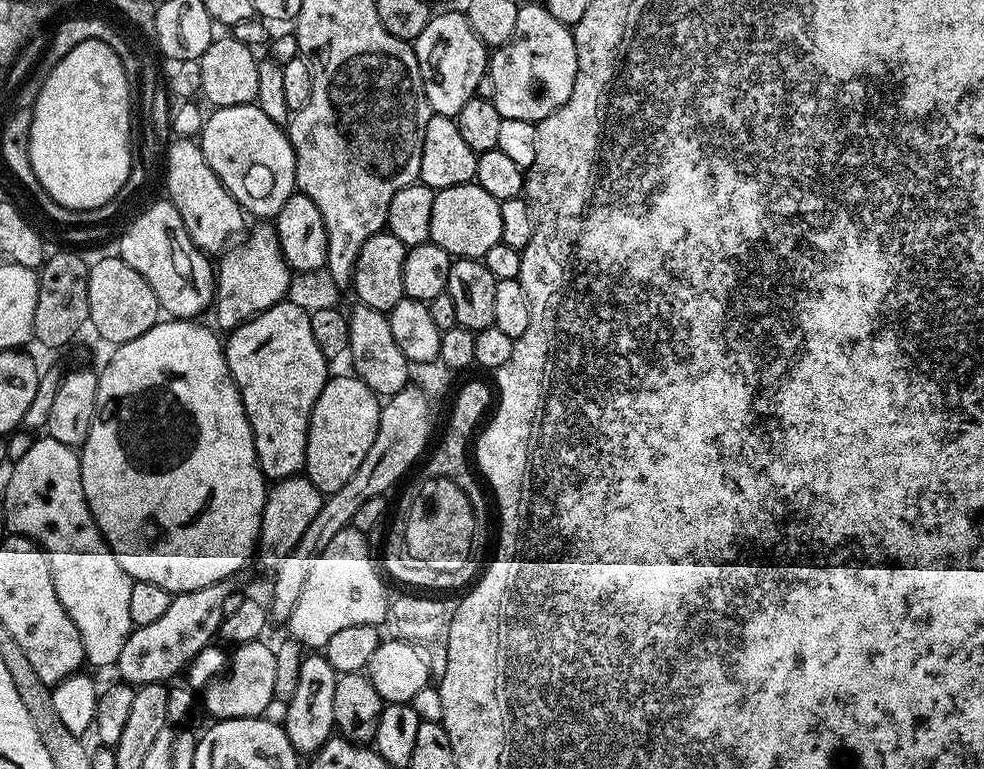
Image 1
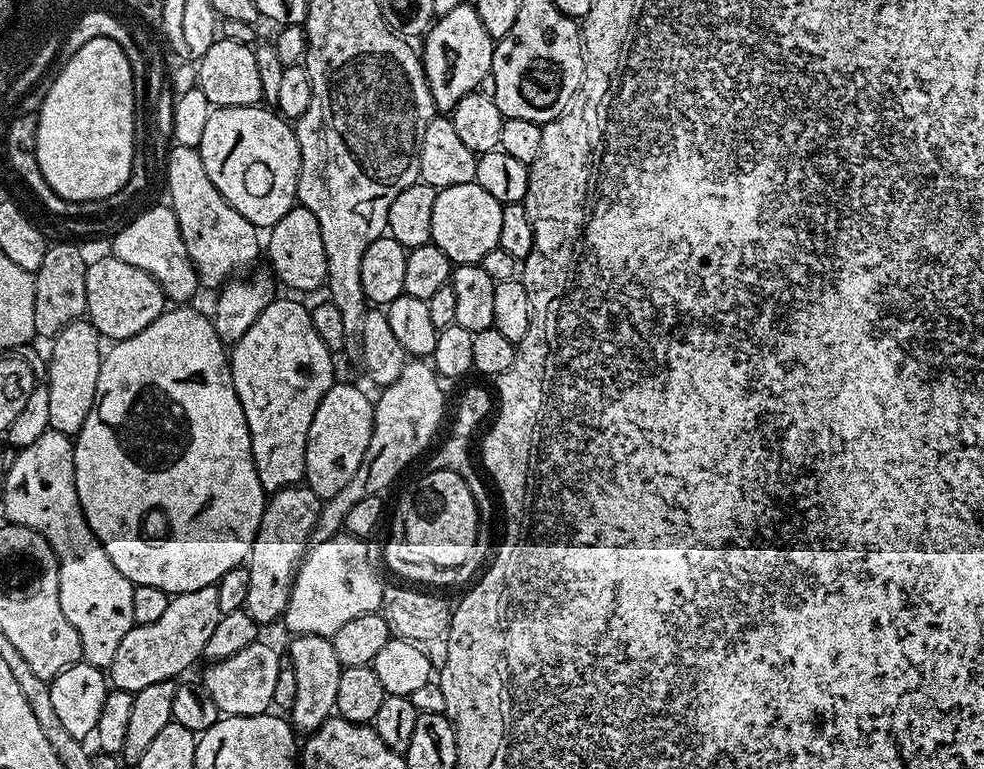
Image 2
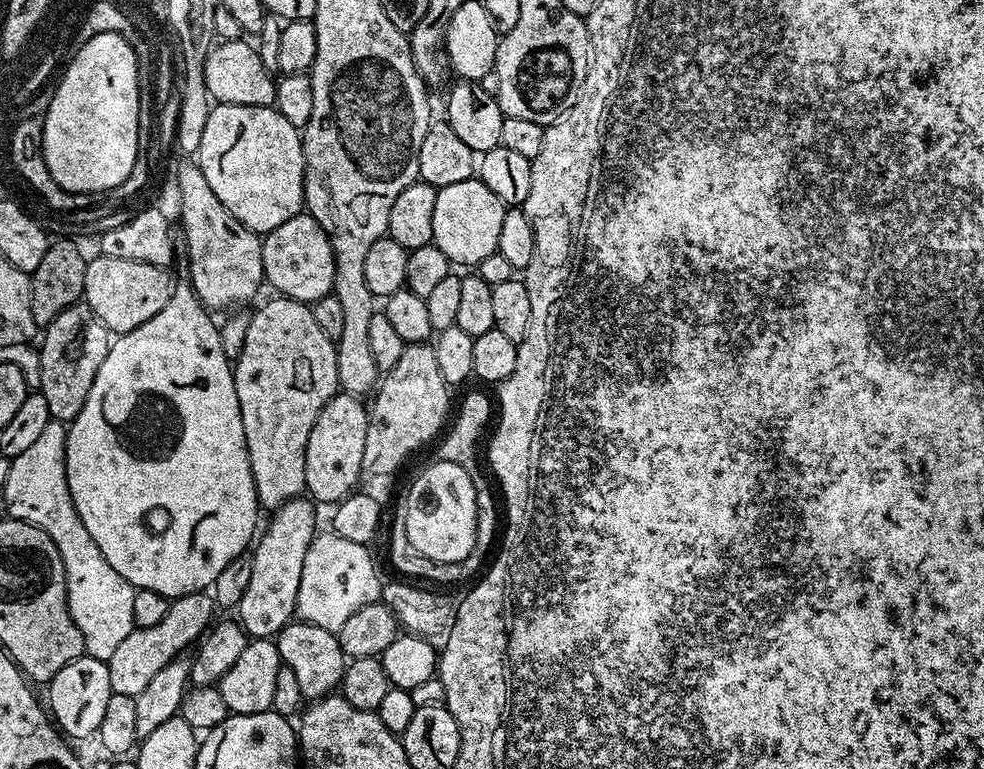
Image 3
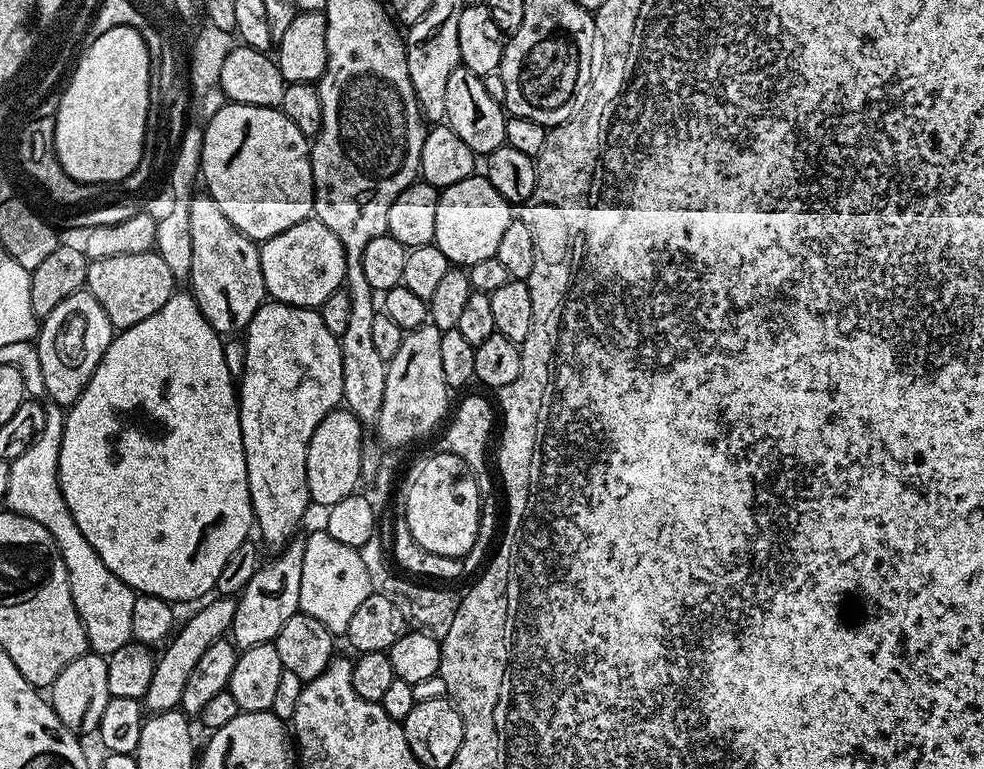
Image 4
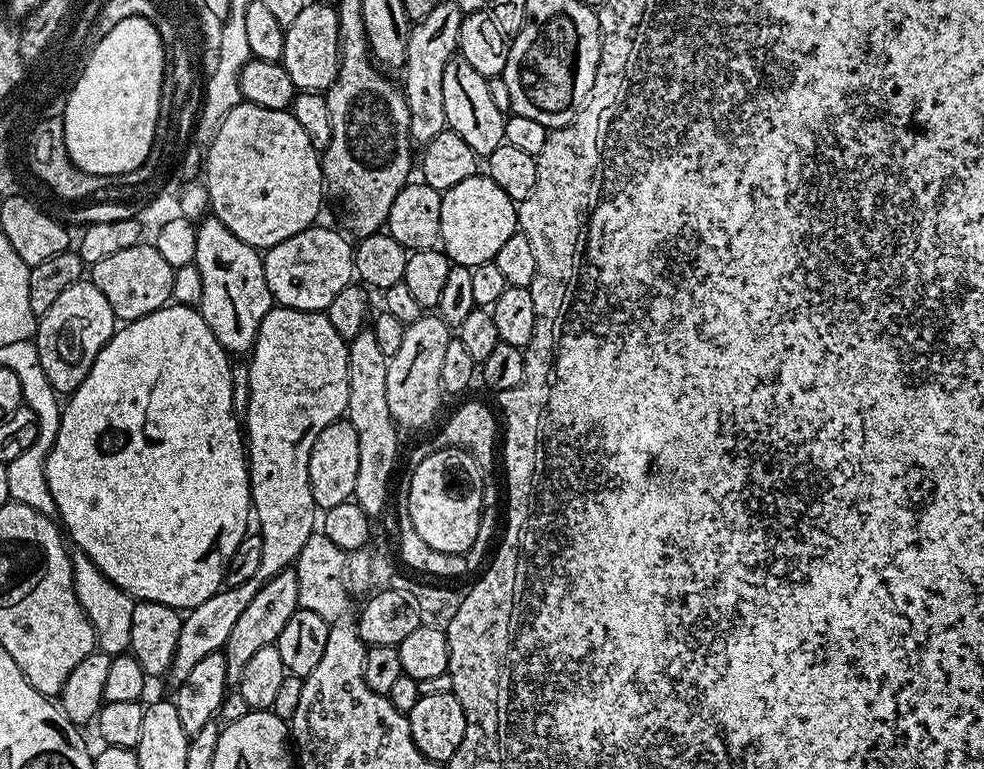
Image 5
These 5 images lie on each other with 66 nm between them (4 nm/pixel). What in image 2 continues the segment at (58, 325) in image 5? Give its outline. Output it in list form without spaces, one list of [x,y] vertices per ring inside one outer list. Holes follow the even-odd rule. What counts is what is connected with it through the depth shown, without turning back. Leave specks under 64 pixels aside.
[[[84,318],[70,322],[53,337],[52,352],[48,354],[46,364],[50,419],[48,426],[51,431],[75,437],[85,424],[86,415],[96,401],[98,370],[102,359],[101,340],[95,326]]]

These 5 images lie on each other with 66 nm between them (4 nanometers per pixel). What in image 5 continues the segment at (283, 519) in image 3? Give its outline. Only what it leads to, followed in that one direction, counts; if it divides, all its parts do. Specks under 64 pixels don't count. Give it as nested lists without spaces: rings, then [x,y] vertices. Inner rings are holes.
[[[295,571],[280,572],[274,578],[270,578],[258,594],[254,594],[250,606],[242,610],[238,622],[234,622],[234,630],[230,630],[230,638],[226,638],[222,649],[226,658],[226,674],[229,685],[236,686],[240,683],[242,670],[246,670],[246,662],[262,650],[262,646],[275,644],[276,639],[282,634],[286,622],[290,622],[290,614],[294,614],[300,603],[298,598],[298,578]]]

